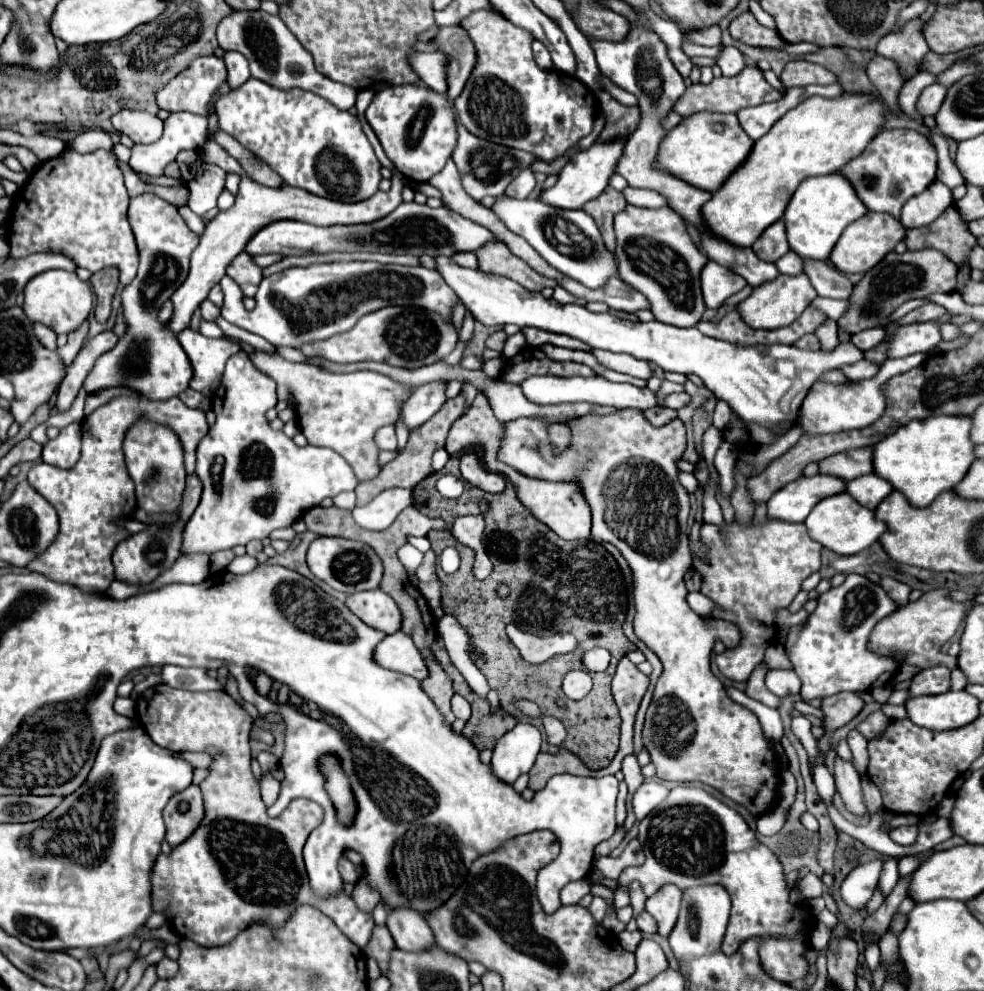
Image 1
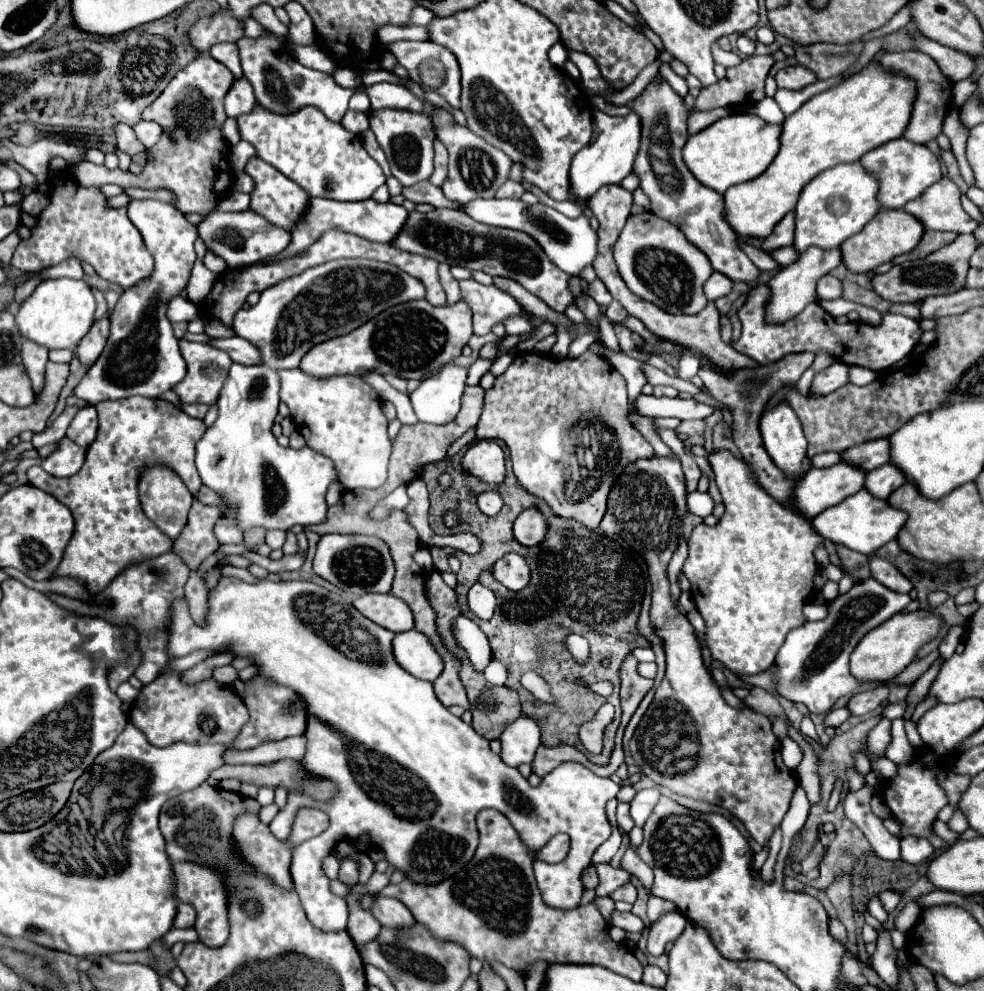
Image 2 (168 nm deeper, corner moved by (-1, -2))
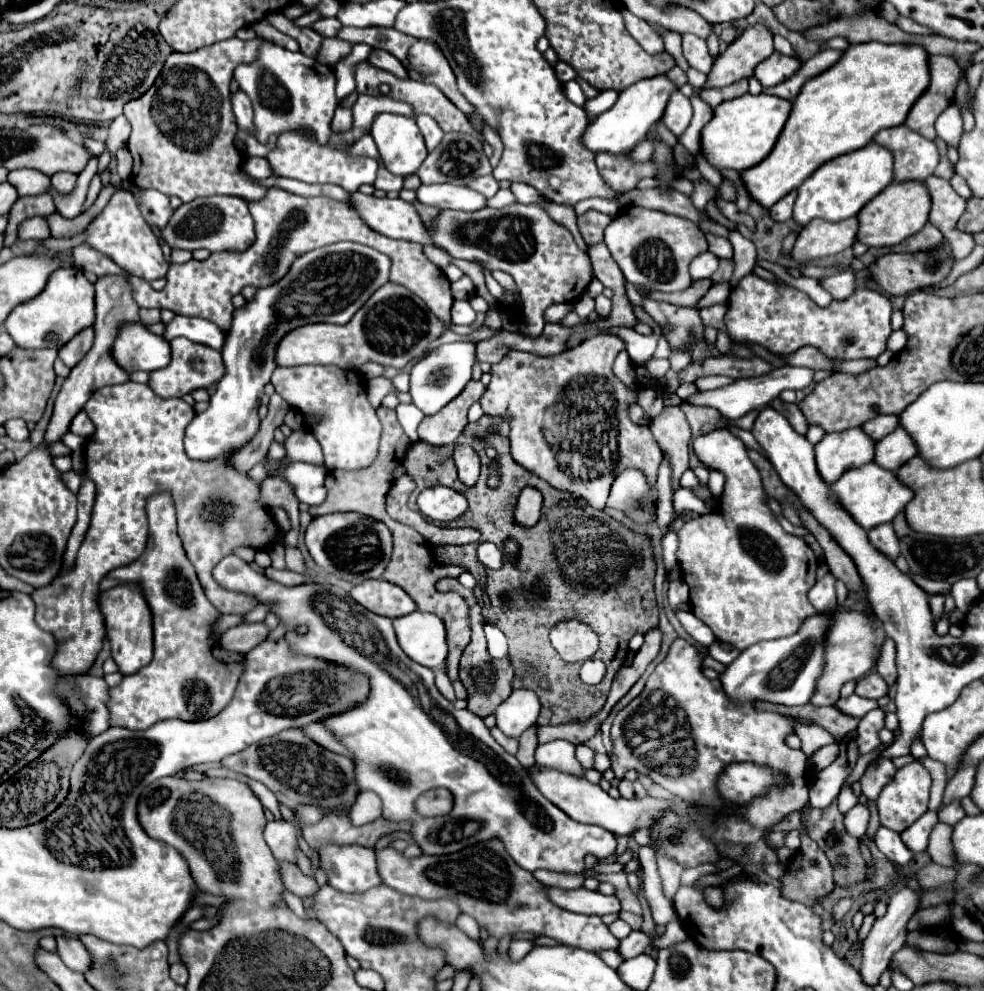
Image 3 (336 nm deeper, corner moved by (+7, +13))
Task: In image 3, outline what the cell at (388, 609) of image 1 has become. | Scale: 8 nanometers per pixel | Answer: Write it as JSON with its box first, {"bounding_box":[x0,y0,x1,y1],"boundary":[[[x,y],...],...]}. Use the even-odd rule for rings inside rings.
{"bounding_box":[350,579,416,619],"boundary":[[[384,579],[362,581],[360,585],[352,587],[350,595],[368,611],[390,619],[416,611],[416,603],[408,597],[408,593],[404,593],[398,585],[392,585]]]}

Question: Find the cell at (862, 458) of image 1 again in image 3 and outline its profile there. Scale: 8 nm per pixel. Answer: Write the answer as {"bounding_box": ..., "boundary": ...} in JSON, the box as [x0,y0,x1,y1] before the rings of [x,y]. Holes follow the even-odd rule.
{"bounding_box":[862,415,898,441],"boundary":[[[880,415],[874,417],[872,421],[866,421],[862,425],[862,431],[872,439],[872,441],[880,441],[884,439],[888,433],[892,433],[898,427],[898,415]]]}

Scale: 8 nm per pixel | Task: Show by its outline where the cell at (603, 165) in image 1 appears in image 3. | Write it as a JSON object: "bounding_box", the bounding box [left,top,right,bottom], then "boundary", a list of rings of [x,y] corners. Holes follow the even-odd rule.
{"bounding_box":[582,75,676,155],"boundary":[[[666,75],[642,79],[634,85],[630,85],[628,89],[624,89],[620,93],[618,101],[608,111],[600,113],[598,117],[594,117],[588,123],[588,127],[582,135],[582,145],[588,147],[588,151],[592,151],[592,153],[602,153],[602,151],[612,153],[612,155],[628,153],[636,143],[640,143],[646,137],[650,125],[662,117],[668,97],[674,89],[676,89],[676,85]]]}

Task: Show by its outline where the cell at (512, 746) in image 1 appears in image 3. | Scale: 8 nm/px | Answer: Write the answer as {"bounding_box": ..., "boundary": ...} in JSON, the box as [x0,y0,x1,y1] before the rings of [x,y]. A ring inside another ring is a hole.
{"bounding_box":[496,689,540,739],"boundary":[[[518,689],[514,691],[498,709],[496,709],[496,727],[518,739],[528,727],[532,727],[540,713],[540,701],[532,691]]]}

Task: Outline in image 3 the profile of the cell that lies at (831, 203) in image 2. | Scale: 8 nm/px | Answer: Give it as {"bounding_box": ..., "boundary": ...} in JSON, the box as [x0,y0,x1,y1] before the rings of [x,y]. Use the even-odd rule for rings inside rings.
{"bounding_box":[792,143,892,227],"boundary":[[[868,143],[864,149],[856,149],[852,153],[844,153],[820,165],[800,187],[794,203],[792,219],[804,227],[812,219],[824,221],[844,221],[848,217],[858,215],[858,211],[874,199],[888,183],[892,181],[892,153],[888,149]]]}

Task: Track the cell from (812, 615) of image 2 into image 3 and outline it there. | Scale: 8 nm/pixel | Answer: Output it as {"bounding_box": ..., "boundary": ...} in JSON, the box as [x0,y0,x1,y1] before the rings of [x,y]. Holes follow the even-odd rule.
{"bounding_box":[808,573,836,611],"boundary":[[[828,573],[824,579],[820,579],[820,581],[810,589],[808,599],[810,599],[810,603],[812,603],[818,611],[824,611],[824,609],[828,609],[830,605],[834,605],[834,601],[836,601],[834,575]]]}

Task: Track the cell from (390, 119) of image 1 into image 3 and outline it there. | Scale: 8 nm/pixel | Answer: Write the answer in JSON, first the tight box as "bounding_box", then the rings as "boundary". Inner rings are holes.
{"bounding_box":[370,113,426,175],"boundary":[[[378,113],[372,123],[370,135],[374,137],[384,165],[394,175],[416,173],[426,159],[426,145],[414,117]]]}

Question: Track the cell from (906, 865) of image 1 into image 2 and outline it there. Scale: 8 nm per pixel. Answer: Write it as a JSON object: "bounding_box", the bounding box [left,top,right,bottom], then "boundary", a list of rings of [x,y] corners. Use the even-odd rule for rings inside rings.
{"bounding_box":[880,892,900,914],"boundary":[[[882,892],[882,894],[880,894],[880,902],[882,902],[884,910],[890,914],[890,912],[894,912],[894,908],[898,906],[900,894],[898,894],[898,892]]]}

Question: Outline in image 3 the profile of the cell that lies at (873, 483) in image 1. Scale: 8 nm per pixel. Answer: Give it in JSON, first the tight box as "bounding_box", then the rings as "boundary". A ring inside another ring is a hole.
{"bounding_box":[874,427,916,473],"boundary":[[[898,427],[888,437],[880,439],[876,443],[874,463],[878,463],[882,469],[888,469],[894,473],[898,467],[902,467],[914,455],[916,455],[914,441],[908,437],[908,433],[902,427]]]}

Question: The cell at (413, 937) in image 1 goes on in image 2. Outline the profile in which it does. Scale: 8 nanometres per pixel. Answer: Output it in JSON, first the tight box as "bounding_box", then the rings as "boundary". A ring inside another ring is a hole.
{"bounding_box":[370,896,414,928],"boundary":[[[376,896],[372,900],[370,914],[386,928],[408,928],[408,924],[414,924],[408,908],[404,908],[400,900],[388,896]]]}

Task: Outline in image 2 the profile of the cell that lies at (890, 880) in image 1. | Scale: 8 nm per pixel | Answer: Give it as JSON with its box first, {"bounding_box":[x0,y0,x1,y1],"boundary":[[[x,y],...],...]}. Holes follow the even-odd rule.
{"bounding_box":[868,896,886,922],"boundary":[[[874,896],[872,900],[870,900],[870,904],[868,904],[868,912],[878,920],[878,922],[886,922],[886,912],[884,912],[884,908],[882,908],[882,904],[880,904],[880,900],[878,900],[878,896]]]}

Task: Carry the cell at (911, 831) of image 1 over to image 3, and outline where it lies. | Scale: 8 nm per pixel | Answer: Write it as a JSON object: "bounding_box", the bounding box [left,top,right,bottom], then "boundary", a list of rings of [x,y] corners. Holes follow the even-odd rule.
{"bounding_box":[900,811,938,851],"boundary":[[[926,811],[916,823],[912,823],[908,829],[904,829],[904,833],[900,833],[904,845],[912,851],[924,851],[928,847],[928,835],[932,831],[932,827],[938,823],[936,811]]]}

